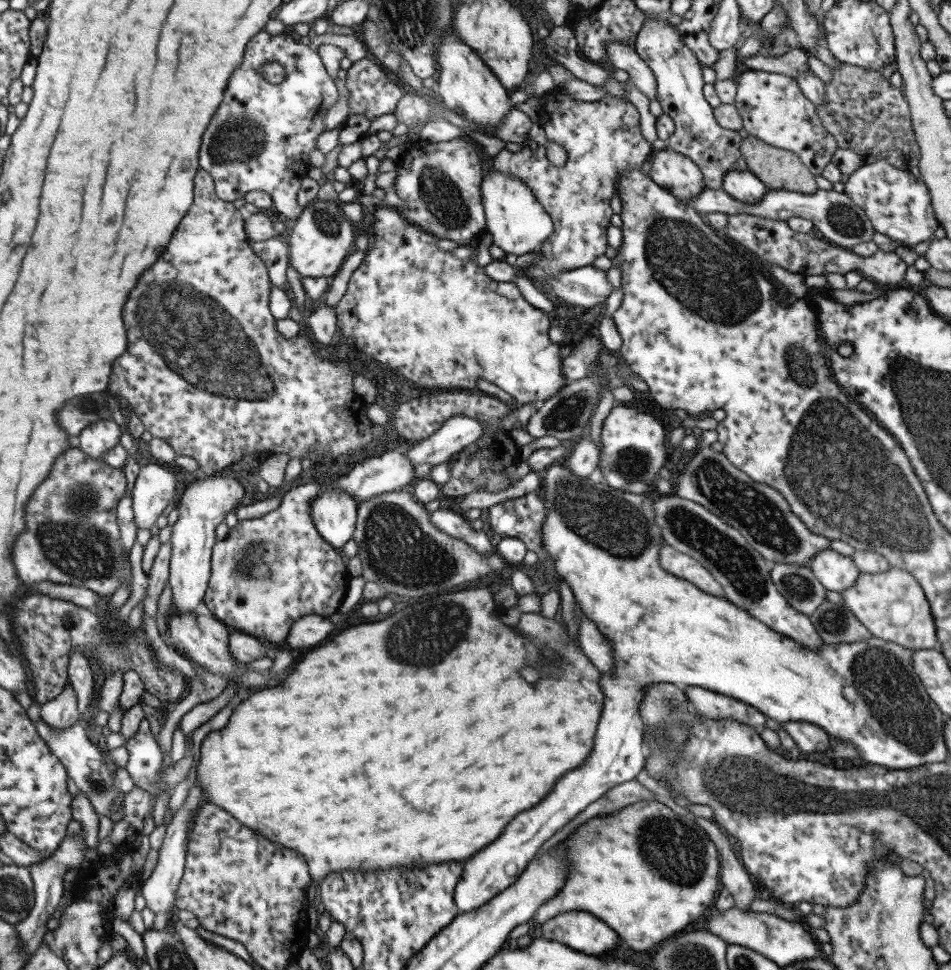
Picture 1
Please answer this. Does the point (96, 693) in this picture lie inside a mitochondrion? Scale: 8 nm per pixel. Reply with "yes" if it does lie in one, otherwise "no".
no

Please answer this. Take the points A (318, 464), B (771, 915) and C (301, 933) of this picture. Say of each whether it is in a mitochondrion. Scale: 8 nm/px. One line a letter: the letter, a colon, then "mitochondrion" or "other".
A: other
B: other
C: other

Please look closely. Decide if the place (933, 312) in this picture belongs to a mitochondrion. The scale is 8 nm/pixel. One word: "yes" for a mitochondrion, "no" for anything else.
no

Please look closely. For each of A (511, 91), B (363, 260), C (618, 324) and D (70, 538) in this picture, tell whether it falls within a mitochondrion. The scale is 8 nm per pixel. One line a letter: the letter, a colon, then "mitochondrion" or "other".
A: other
B: other
C: other
D: mitochondrion

